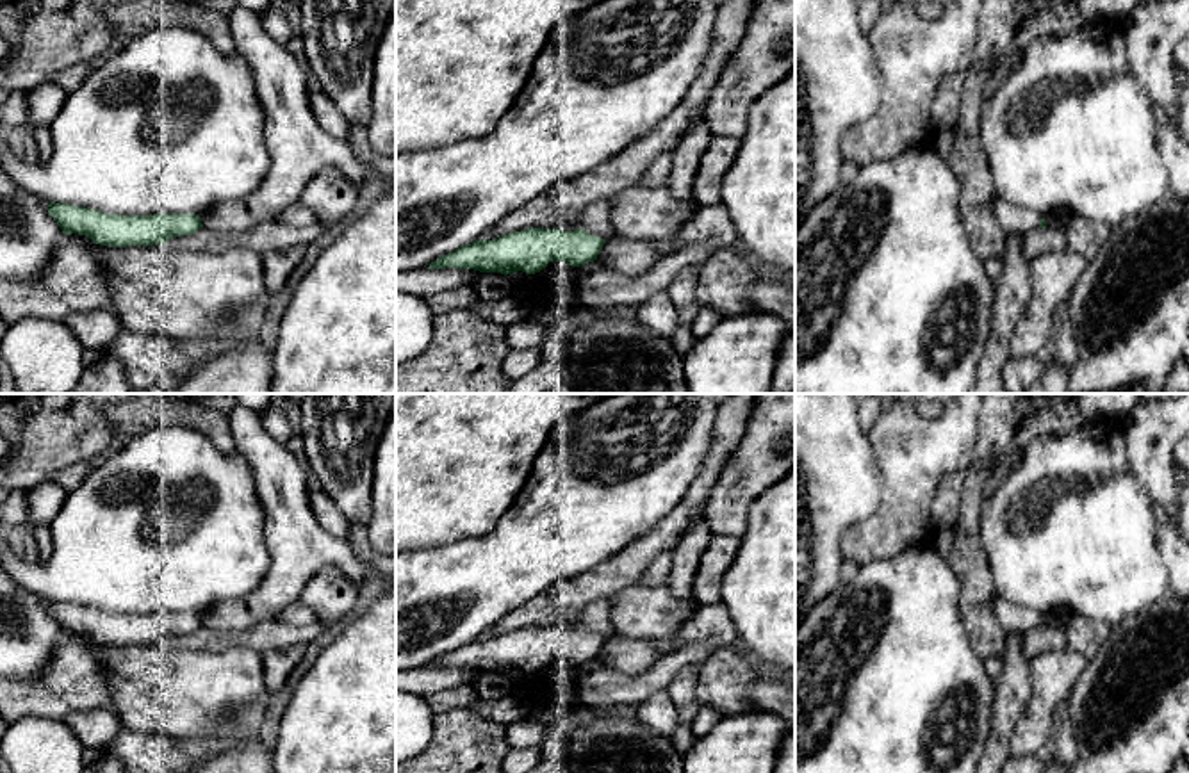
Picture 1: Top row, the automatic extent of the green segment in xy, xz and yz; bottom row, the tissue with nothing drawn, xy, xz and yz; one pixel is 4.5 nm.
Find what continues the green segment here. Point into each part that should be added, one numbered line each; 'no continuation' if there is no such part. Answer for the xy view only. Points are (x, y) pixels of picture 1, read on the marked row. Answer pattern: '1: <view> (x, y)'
no continuation

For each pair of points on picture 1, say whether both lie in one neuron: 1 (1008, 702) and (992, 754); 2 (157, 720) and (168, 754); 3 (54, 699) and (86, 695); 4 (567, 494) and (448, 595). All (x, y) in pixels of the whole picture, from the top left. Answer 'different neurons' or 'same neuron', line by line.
1: same neuron
2: different neurons
3: same neuron
4: same neuron

